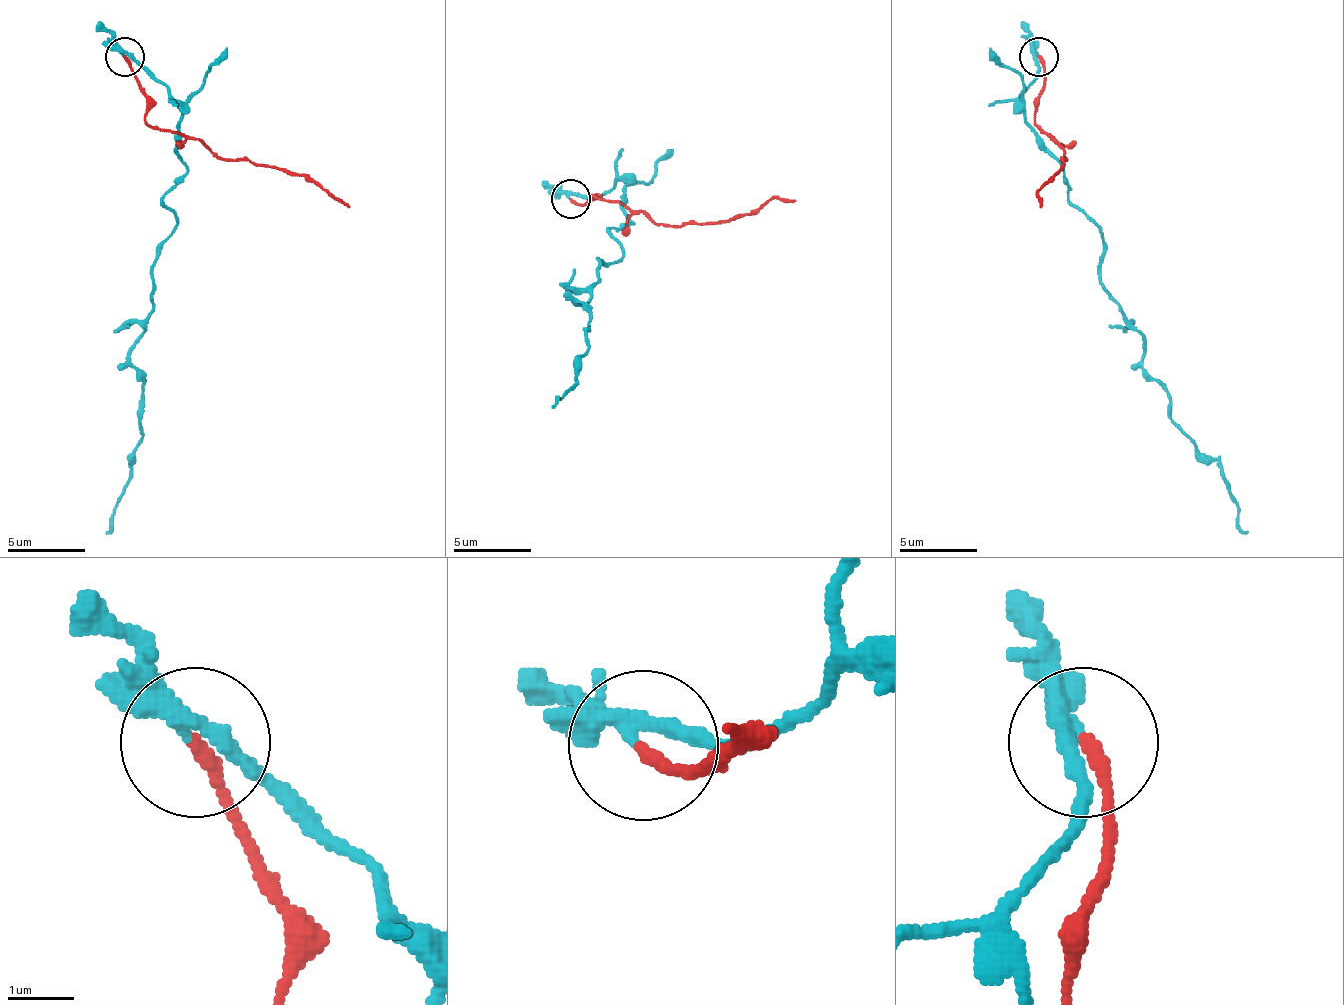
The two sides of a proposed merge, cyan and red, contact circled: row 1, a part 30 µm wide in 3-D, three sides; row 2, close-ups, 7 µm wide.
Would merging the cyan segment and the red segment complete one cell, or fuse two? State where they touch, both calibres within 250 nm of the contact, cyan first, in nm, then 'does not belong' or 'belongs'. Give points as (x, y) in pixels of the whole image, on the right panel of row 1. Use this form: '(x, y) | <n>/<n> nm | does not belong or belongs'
(1038, 57) | 240/200 nm | does not belong

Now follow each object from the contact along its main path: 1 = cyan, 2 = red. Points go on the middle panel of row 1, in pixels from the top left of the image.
1: (568, 199), (626, 184), (630, 223), (611, 227), (623, 254), (576, 301), (587, 352), (552, 406)
2: (572, 199), (587, 203), (591, 195), (646, 211), (669, 227), (755, 215), (771, 199), (795, 203)

